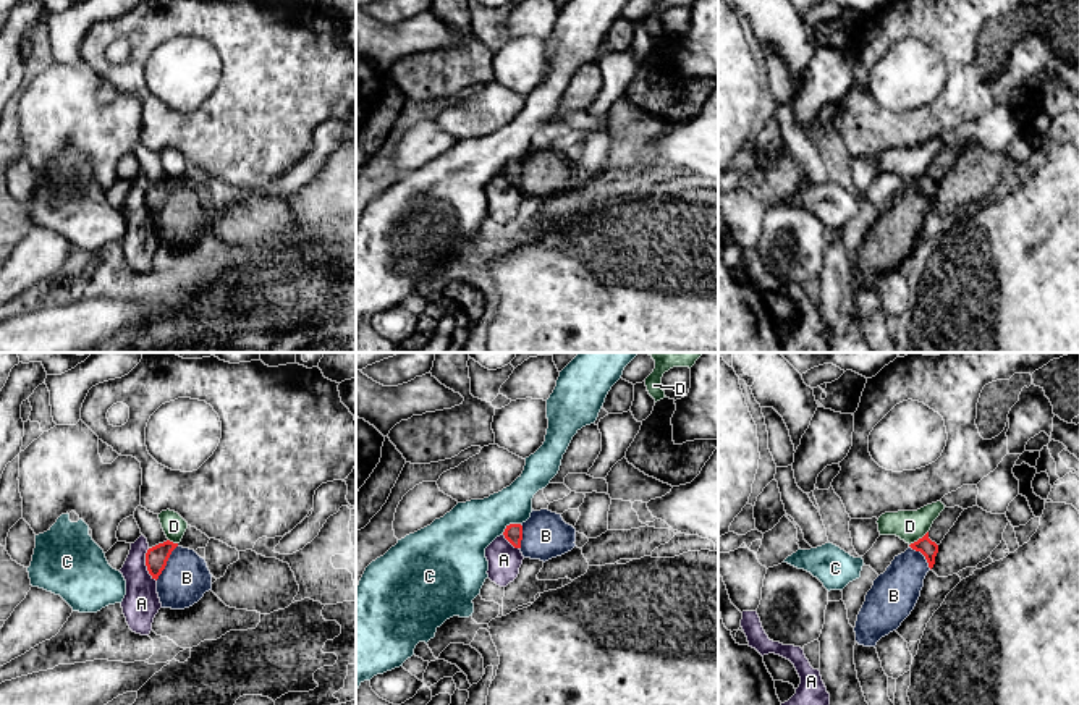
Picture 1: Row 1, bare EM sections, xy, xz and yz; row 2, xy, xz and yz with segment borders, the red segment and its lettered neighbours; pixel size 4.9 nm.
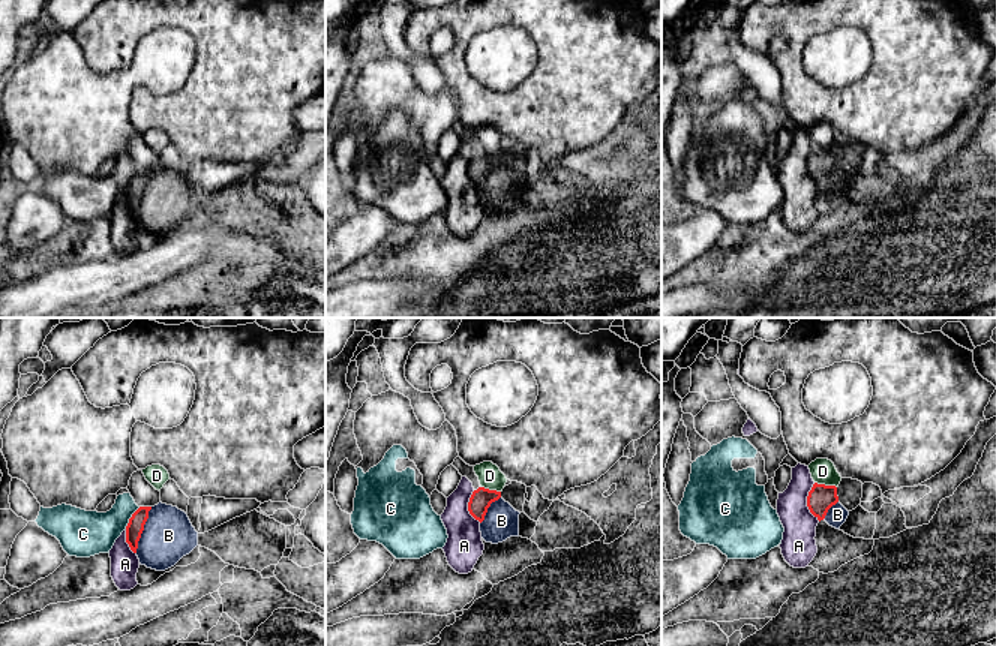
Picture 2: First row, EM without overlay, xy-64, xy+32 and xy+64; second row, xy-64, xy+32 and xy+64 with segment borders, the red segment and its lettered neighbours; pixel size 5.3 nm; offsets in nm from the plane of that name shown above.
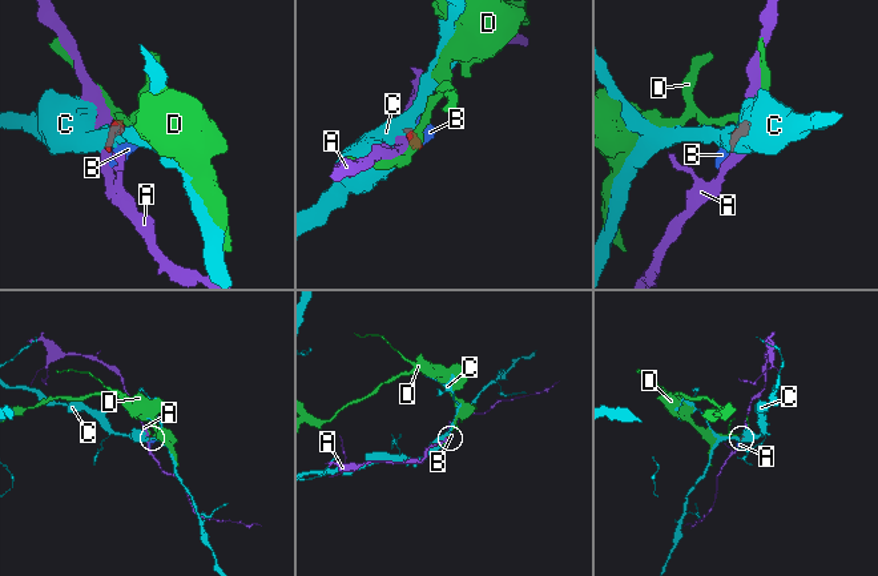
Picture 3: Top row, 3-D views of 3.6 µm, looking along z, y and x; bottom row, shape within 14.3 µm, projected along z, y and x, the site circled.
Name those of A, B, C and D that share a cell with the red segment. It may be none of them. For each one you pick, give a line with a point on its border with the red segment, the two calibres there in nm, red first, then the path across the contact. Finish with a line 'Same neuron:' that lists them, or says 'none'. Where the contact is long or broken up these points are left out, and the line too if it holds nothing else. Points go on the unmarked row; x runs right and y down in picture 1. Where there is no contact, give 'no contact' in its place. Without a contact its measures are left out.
B: meets red in xy at (165, 201); 110 nm thick on the red side, 240 nm on the other; runs through xy (156, 196), (165, 201), (186, 215)
Same neuron: B

